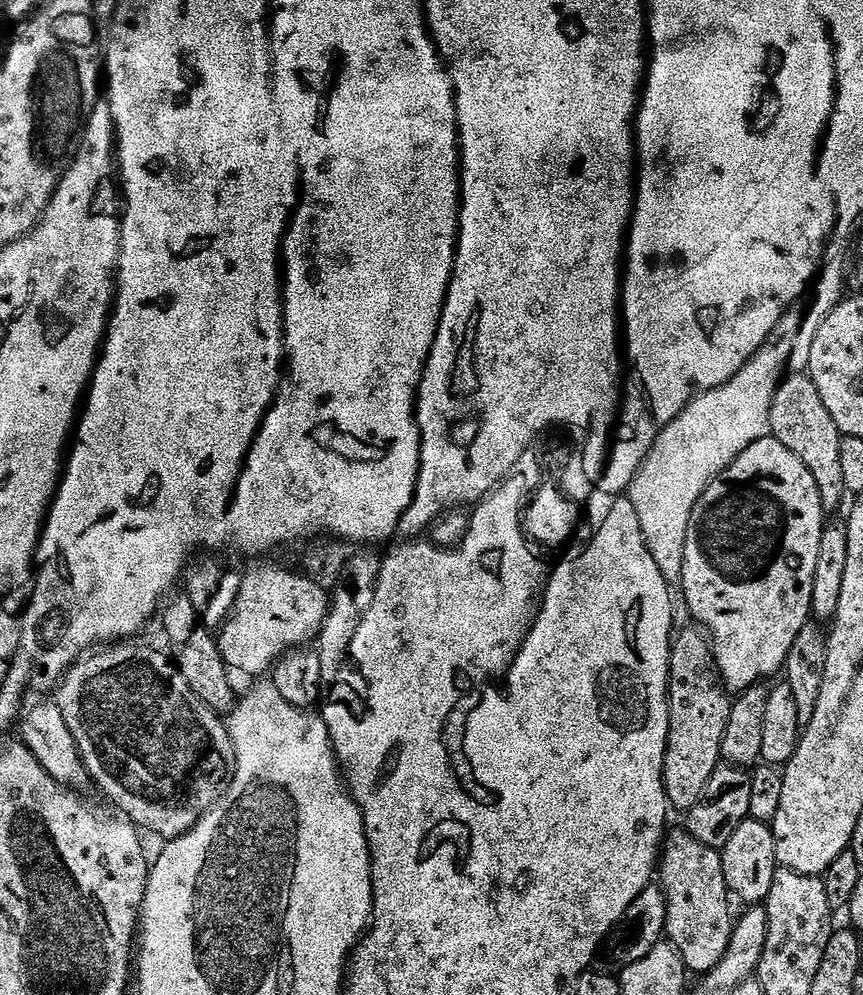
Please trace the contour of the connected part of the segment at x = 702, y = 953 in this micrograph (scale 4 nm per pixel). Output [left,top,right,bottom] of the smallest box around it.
[658,827,734,974]

